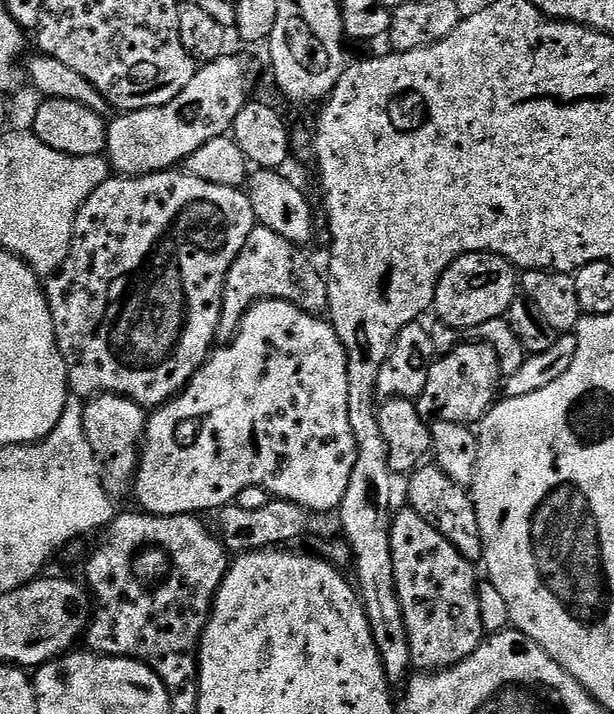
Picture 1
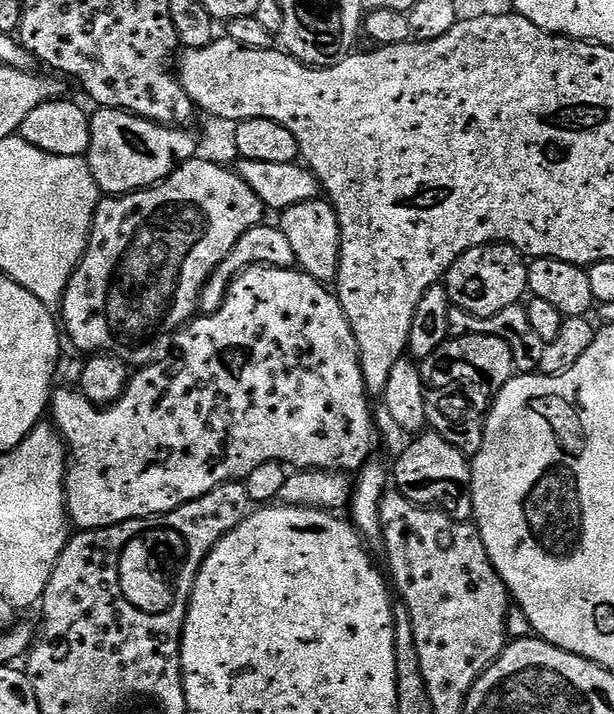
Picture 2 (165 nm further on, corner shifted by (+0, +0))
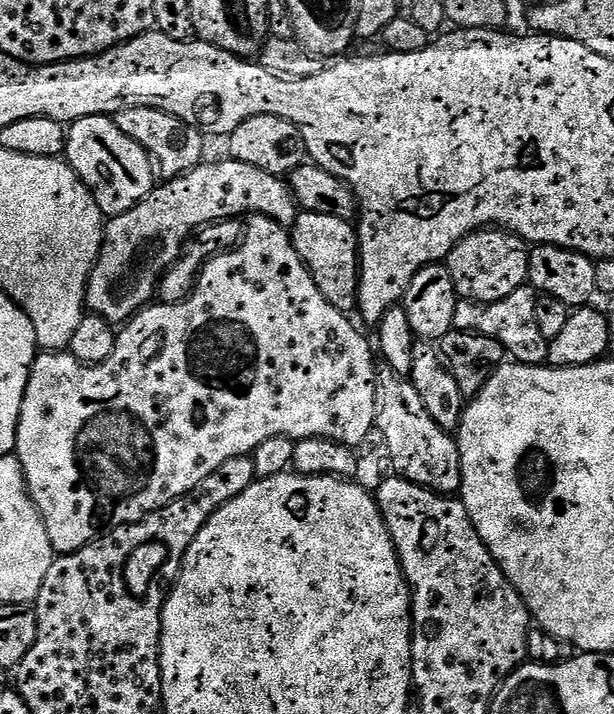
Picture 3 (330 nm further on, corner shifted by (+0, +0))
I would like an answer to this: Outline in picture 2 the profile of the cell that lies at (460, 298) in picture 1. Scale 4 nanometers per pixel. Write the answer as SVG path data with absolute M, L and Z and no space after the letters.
M483 244L471 248L450 266L446 287L455 307L475 316L493 316L525 299L528 292L526 257L513 244Z

